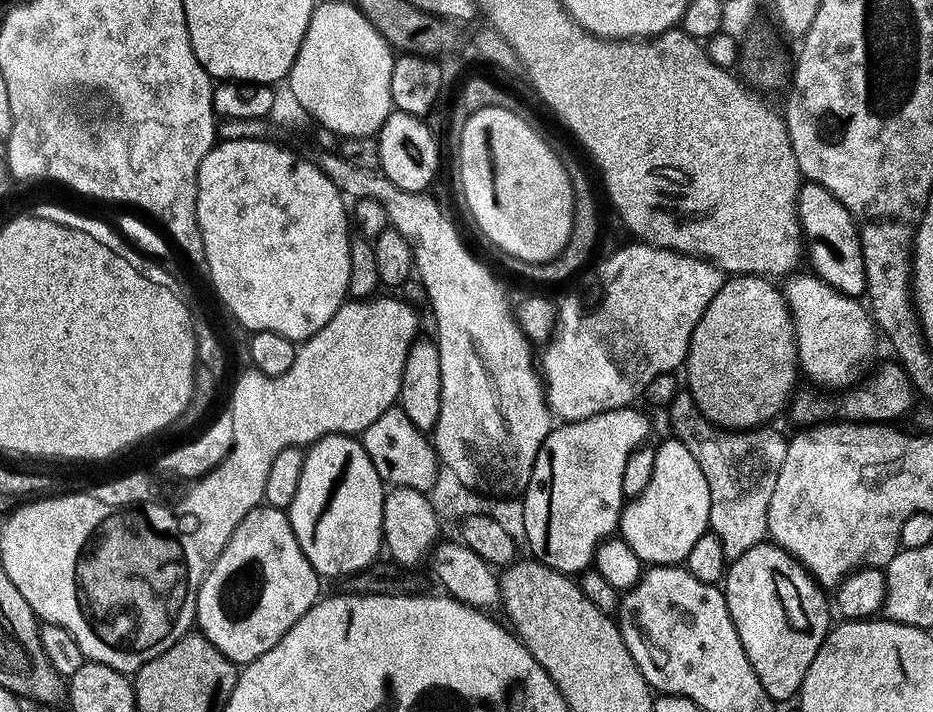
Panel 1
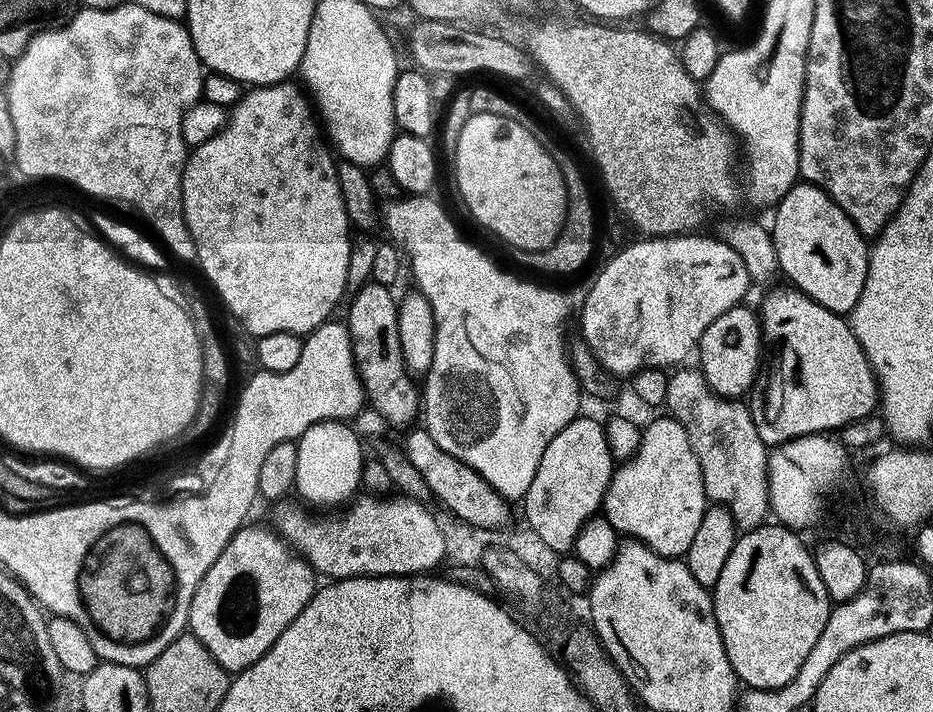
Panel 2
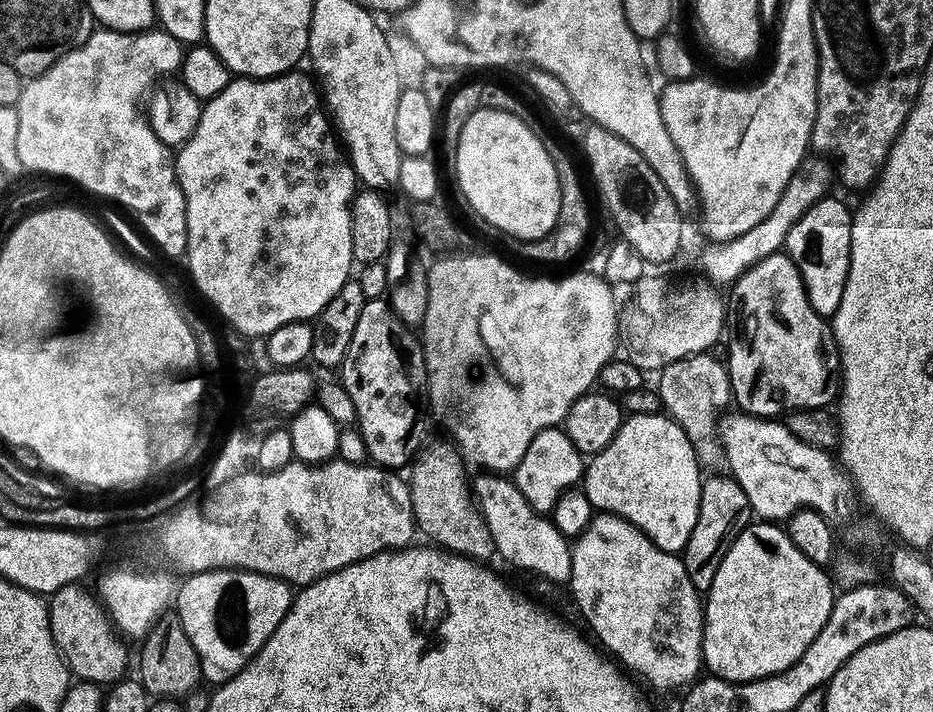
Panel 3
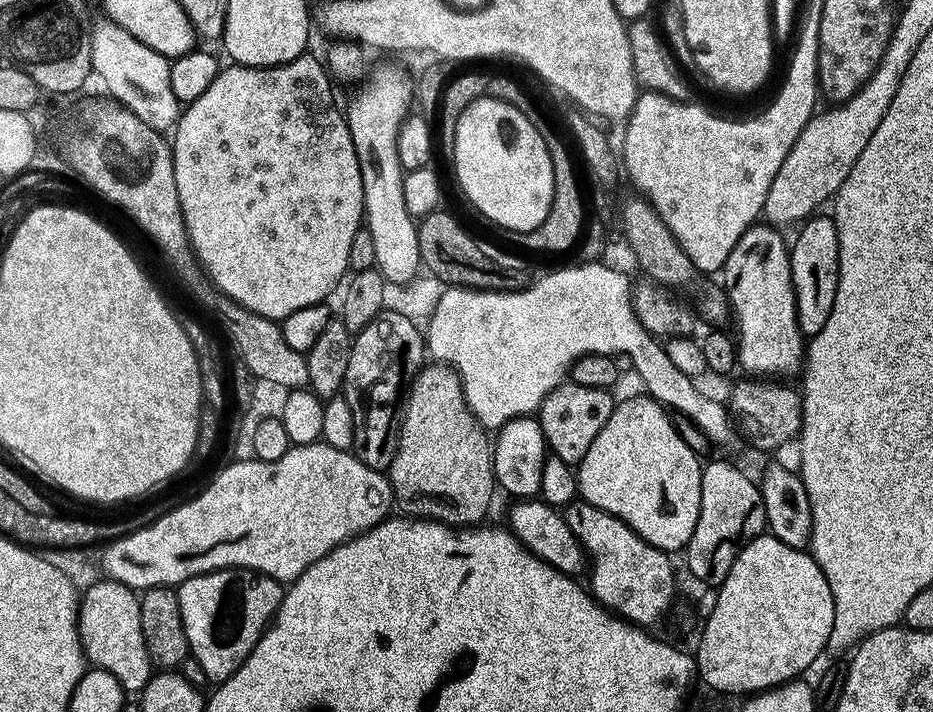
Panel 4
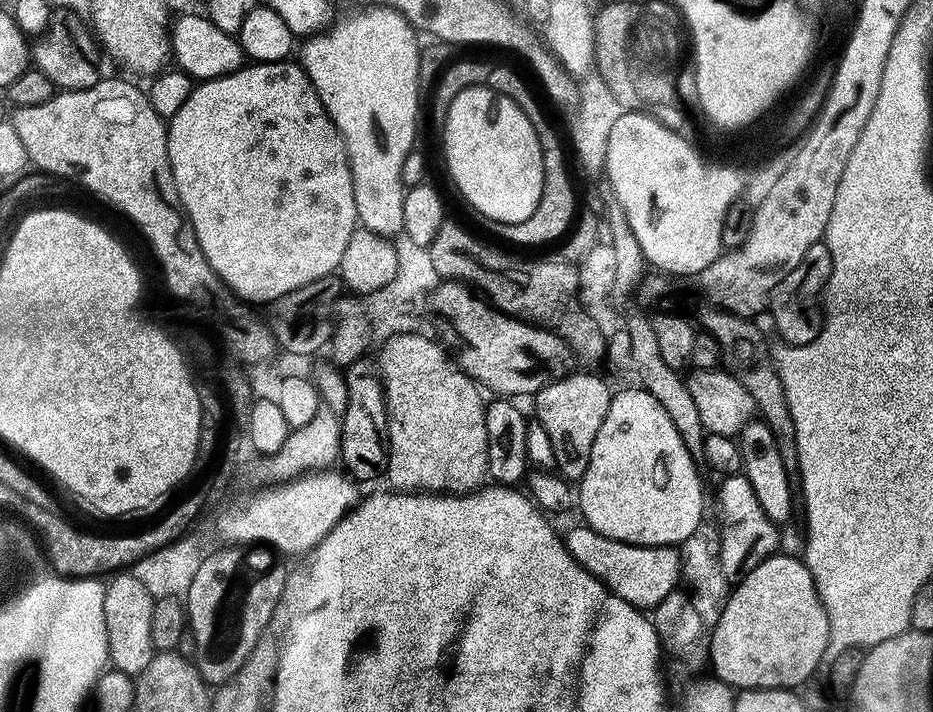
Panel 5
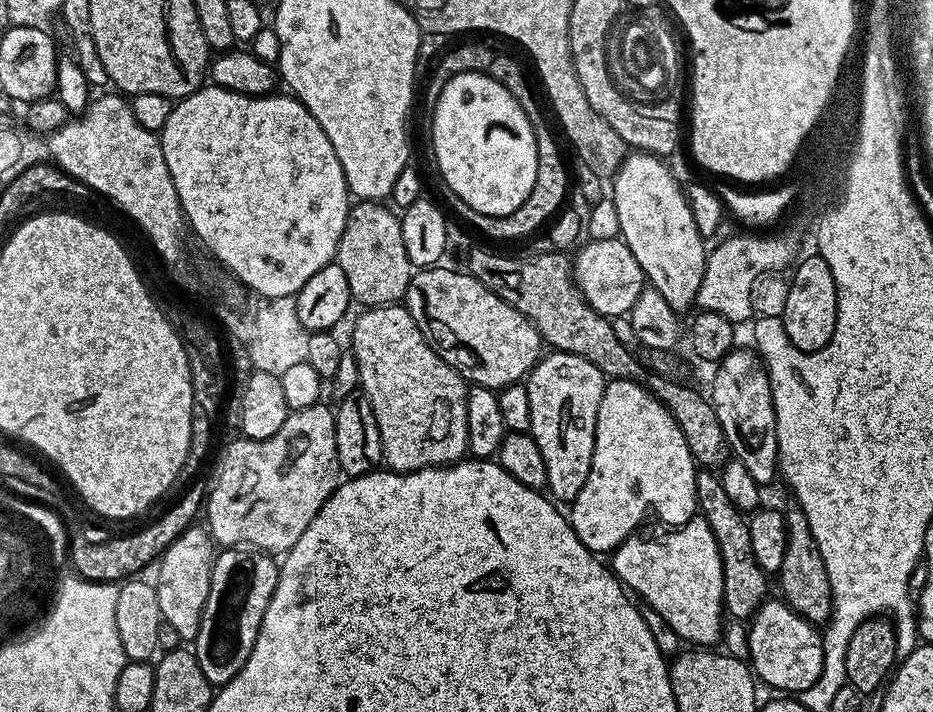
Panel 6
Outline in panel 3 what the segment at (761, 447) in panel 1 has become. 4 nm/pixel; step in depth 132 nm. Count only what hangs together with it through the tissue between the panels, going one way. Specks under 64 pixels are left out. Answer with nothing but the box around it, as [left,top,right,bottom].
[658,352,733,470]

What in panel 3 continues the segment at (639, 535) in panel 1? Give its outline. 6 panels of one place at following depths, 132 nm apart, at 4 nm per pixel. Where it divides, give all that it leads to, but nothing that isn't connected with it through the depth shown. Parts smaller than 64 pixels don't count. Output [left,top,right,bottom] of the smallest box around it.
[582,413,702,554]

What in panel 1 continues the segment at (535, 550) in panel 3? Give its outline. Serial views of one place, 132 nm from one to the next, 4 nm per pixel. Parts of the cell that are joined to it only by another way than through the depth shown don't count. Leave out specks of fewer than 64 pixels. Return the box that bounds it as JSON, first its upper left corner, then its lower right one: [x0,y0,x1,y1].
[362,406,438,493]

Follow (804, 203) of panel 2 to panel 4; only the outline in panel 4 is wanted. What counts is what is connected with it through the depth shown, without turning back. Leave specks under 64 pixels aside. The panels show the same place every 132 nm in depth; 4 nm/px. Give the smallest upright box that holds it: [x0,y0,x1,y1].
[790,215,840,337]

